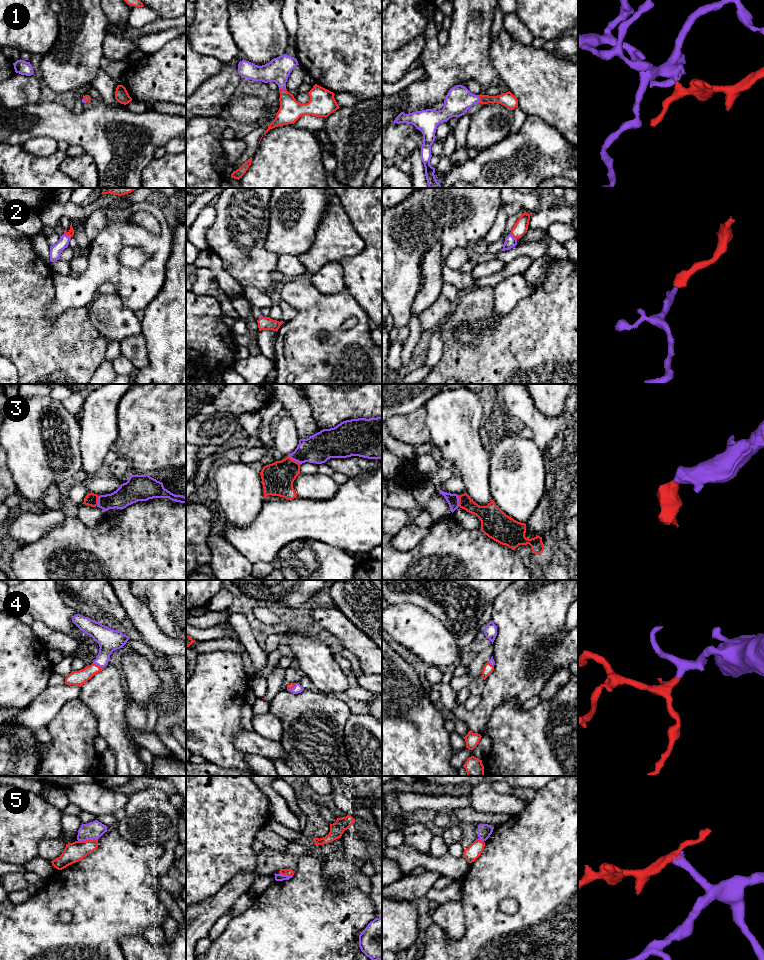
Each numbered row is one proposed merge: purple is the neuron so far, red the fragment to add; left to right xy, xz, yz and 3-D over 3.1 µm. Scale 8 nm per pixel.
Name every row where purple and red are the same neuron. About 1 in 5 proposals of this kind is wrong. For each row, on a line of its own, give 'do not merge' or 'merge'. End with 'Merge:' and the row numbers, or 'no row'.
1: merge
2: merge
3: merge
4: merge
5: do not merge
Merge: 1, 2, 3, 4

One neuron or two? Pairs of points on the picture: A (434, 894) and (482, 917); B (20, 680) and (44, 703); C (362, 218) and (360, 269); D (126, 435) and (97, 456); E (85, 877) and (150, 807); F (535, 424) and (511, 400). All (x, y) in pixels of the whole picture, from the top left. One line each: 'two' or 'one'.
A: two
B: two
C: one
D: two
E: two
F: one

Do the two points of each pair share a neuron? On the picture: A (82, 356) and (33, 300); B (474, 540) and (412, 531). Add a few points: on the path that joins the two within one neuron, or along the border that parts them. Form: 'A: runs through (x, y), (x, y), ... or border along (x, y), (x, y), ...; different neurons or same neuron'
A: runs through (66, 347), (35, 316); same neuron
B: border along (429, 529), (428, 533), (410, 549); different neurons

